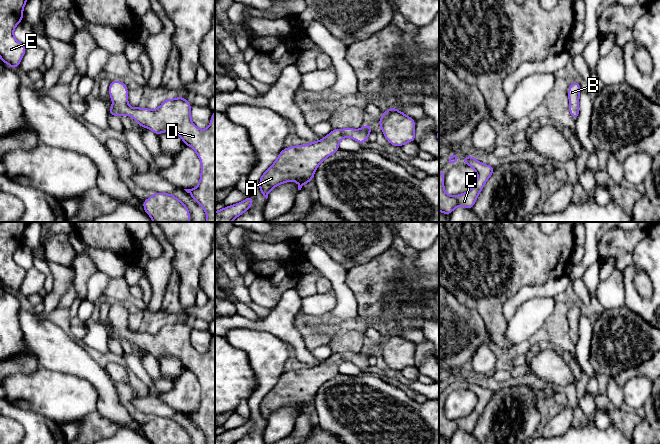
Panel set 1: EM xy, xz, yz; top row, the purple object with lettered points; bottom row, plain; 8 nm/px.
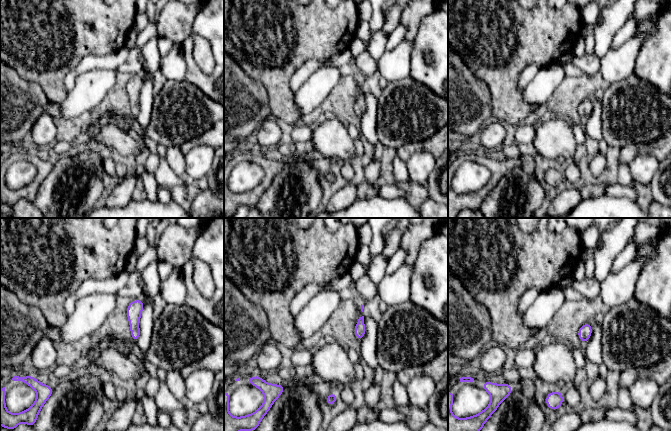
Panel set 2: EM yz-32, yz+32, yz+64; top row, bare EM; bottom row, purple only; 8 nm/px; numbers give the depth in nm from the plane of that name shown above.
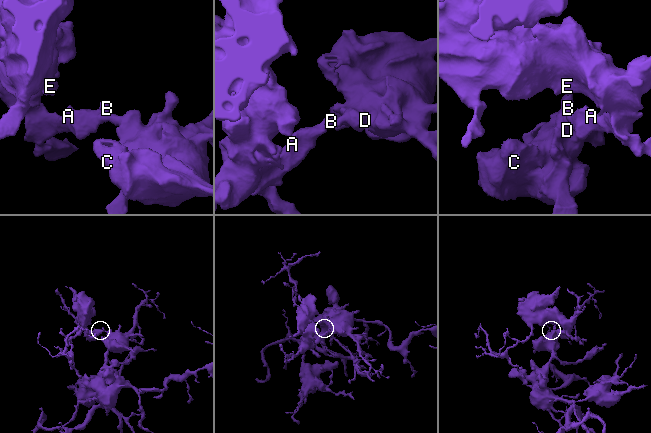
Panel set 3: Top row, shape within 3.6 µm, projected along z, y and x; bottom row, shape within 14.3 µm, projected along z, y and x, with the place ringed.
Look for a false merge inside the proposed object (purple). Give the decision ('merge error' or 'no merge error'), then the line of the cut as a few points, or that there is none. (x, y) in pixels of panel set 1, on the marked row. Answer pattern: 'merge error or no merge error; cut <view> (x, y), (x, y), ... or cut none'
no merge error; cut none

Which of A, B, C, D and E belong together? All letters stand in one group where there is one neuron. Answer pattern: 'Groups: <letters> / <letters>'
Groups: A B C D E

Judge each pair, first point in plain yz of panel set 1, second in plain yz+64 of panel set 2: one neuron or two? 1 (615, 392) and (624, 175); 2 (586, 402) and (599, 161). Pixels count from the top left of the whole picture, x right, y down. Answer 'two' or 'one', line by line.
1: one
2: one

